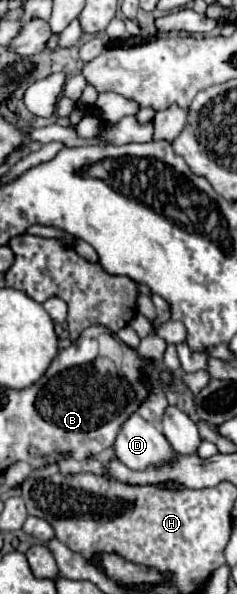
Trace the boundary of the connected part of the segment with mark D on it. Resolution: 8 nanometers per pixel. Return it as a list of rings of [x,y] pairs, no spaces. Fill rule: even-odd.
[[[137,412],[121,426],[113,450],[115,456],[133,470],[145,470],[149,464],[161,464],[175,456],[163,432]]]

